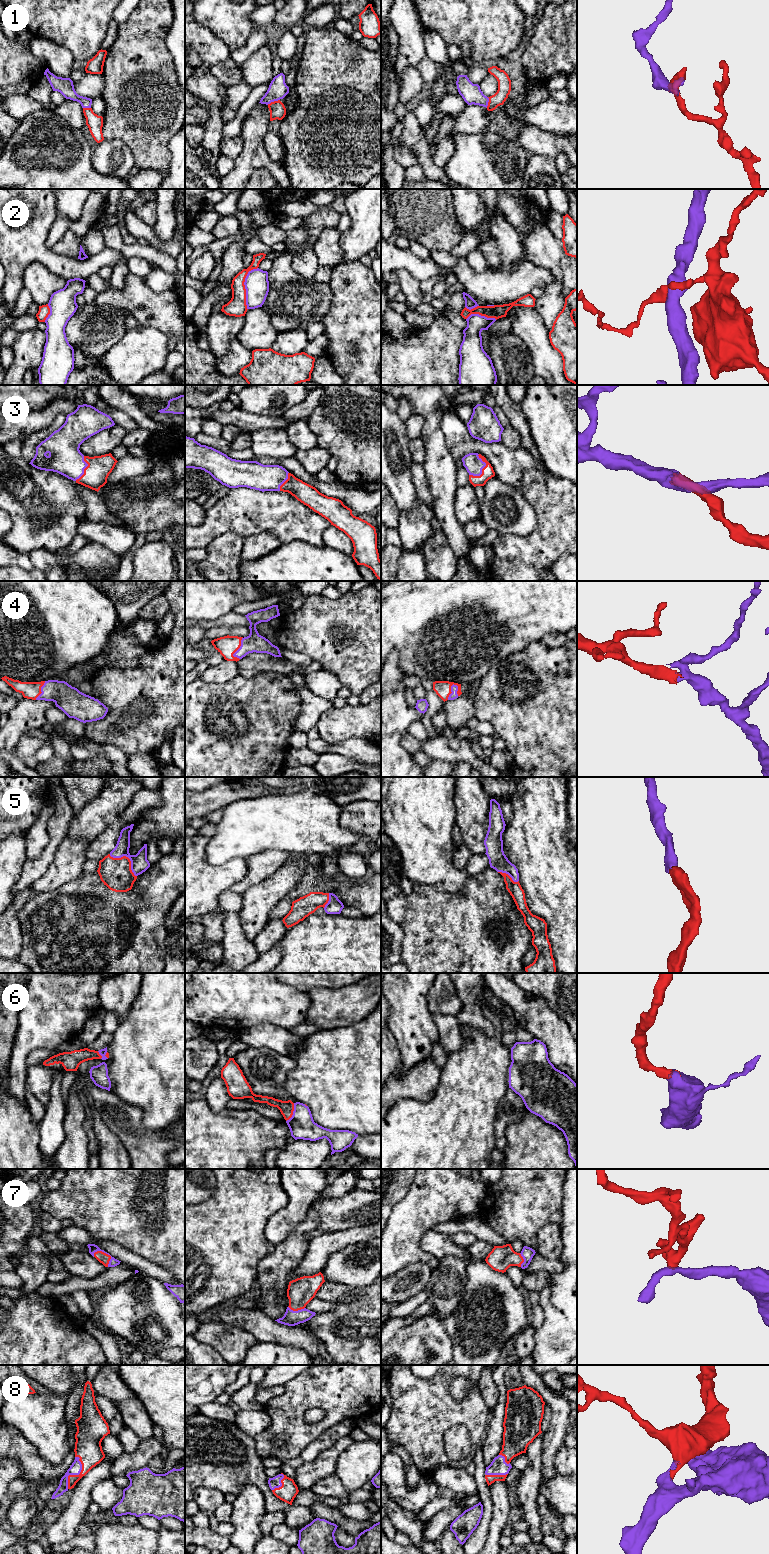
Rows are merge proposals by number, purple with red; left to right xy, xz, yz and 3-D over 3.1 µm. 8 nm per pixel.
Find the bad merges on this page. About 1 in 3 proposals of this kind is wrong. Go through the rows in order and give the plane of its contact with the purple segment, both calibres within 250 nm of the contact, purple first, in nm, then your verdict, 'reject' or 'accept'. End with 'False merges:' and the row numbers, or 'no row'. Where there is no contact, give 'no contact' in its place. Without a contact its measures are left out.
1: meets purple in xz; 150 nm thick on the purple side, 130 nm on the other; accept
2: meets purple in xz; 190 nm thick on the purple side, 150 nm on the other; reject
3: meets purple in yz; 140 nm thick on the purple side, 100 nm on the other; accept
4: meets purple in yz; 60 nm thick on the purple side, 130 nm on the other; accept
5: meets purple in xy; 140 nm thick on the purple side, 240 nm on the other; accept
6: meets purple in xz; 200 nm thick on the purple side, 120 nm on the other; accept
7: meets purple in xy; 70 nm thick on the purple side, 90 nm on the other; accept
8: meets purple in xy; 90 nm thick on the purple side, 220 nm on the other; accept
False merges: 2

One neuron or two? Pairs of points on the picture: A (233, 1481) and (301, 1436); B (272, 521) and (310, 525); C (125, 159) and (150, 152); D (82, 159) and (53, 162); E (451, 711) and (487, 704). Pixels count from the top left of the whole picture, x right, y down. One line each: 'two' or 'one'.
A: two
B: one
C: two
D: one
E: two

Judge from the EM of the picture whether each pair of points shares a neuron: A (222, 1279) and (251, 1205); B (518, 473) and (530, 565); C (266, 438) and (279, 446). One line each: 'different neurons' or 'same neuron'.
A: same neuron
B: same neuron
C: same neuron

